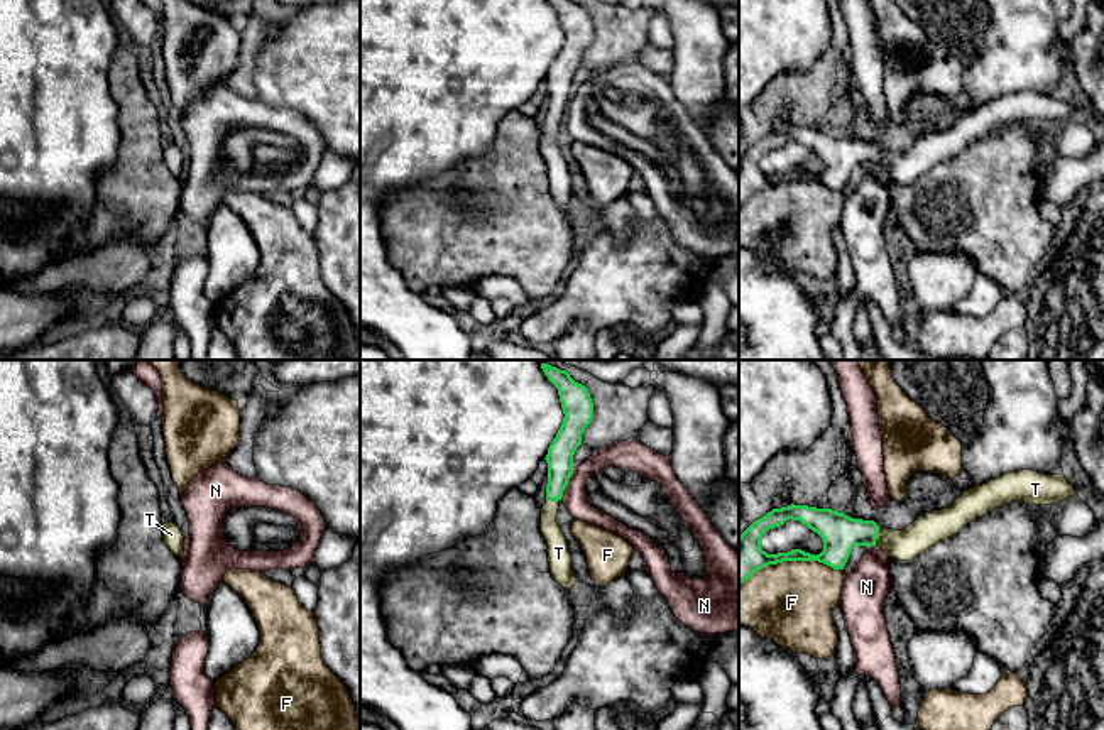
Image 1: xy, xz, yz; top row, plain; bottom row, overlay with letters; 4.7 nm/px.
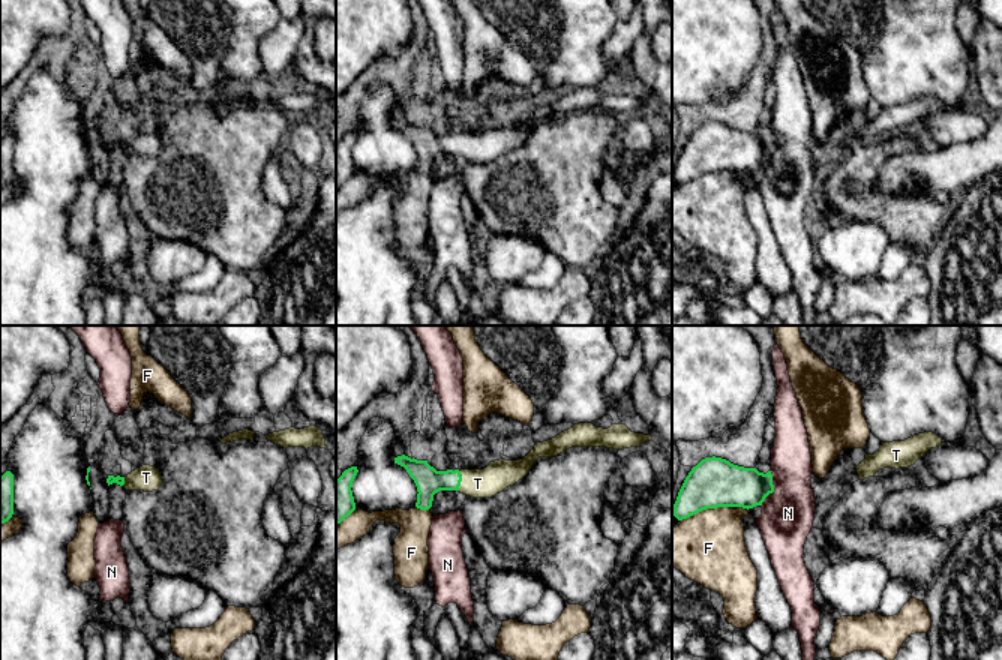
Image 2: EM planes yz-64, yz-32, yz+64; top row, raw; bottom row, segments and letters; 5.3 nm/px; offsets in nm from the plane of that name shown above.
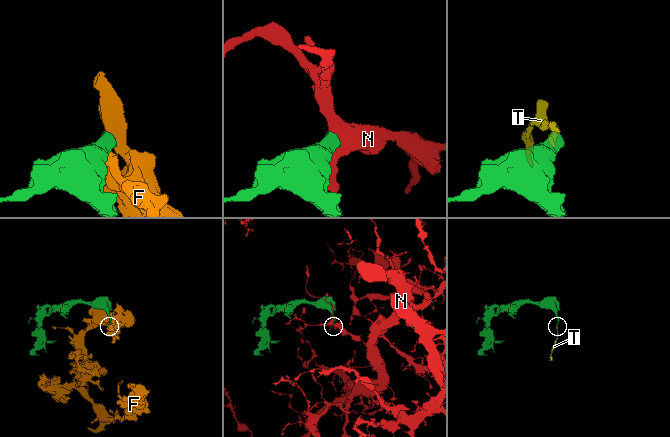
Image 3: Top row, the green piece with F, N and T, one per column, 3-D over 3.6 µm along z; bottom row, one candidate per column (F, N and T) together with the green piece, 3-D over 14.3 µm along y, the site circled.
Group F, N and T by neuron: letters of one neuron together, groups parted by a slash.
F / N / T

